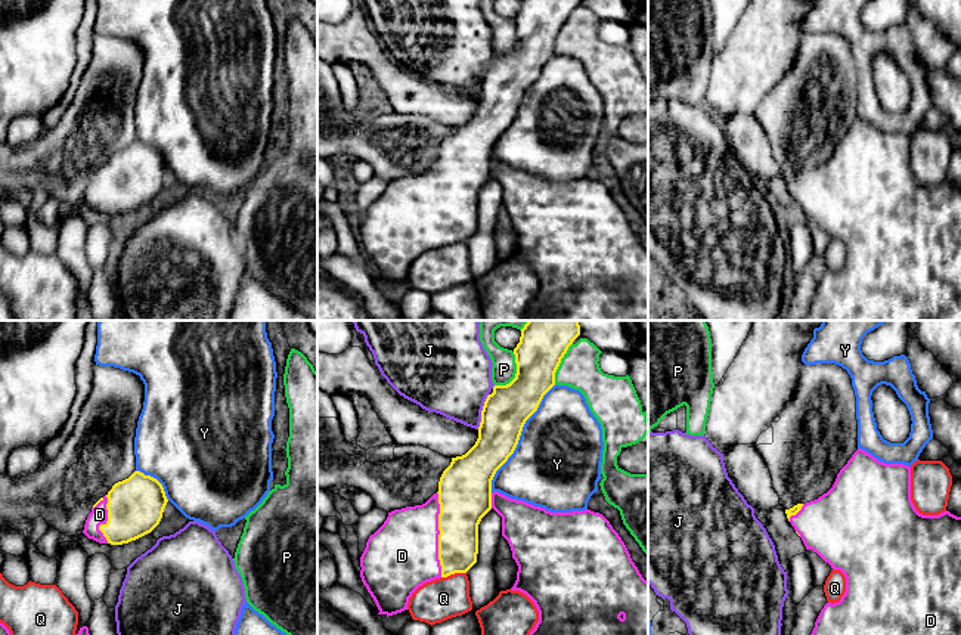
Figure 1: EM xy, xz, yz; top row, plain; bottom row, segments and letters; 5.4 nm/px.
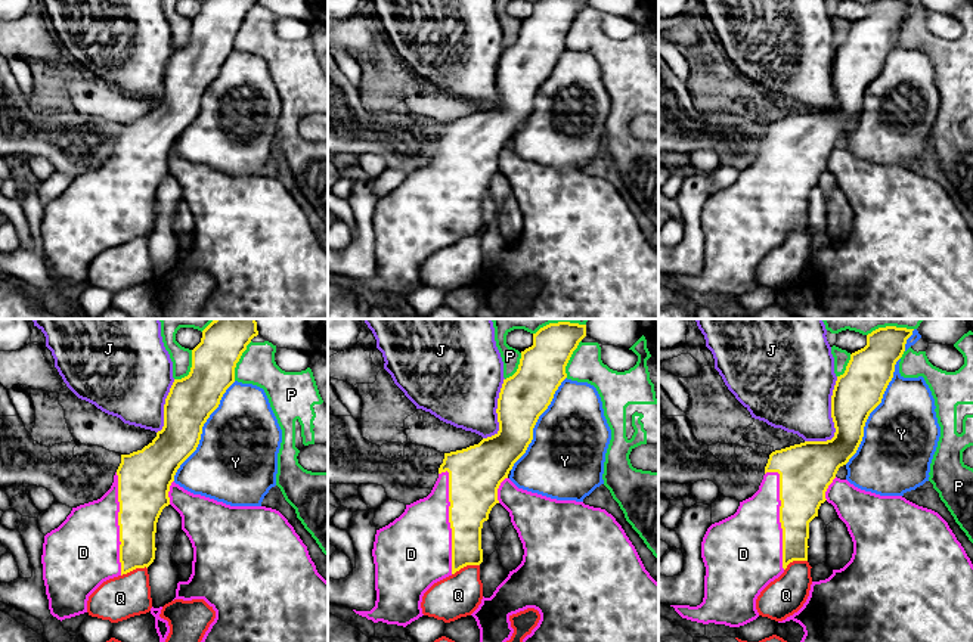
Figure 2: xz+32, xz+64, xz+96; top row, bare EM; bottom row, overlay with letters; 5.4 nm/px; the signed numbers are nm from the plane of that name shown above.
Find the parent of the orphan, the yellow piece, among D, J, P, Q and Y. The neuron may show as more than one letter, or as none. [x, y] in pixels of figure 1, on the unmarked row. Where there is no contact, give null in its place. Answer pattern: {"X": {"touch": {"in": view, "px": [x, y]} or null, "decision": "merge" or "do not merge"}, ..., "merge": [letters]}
{"D": {"touch": {"in": "xz", "px": [439, 204]}, "decision": "merge"}, "J": {"touch": {"in": "xz", "px": [481, 81]}, "decision": "do not merge"}, "P": {"touch": {"in": "xz", "px": [515, 43]}, "decision": "do not merge"}, "Q": {"touch": {"in": "xz", "px": [453, 242]}, "decision": "do not merge"}, "Y": {"touch": {"in": "xz", "px": [518, 108]}, "decision": "do not merge"}, "merge": ["D"]}

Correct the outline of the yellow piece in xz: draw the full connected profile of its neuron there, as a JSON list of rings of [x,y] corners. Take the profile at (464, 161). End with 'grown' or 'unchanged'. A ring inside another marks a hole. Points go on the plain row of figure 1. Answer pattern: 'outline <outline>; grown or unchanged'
outline [[[521,0],[520,12],[514,18],[517,32],[515,47],[506,55],[495,55],[493,62],[487,65],[481,80],[481,92],[478,96],[478,108],[475,114],[465,124],[452,127],[450,134],[443,140],[440,146],[438,161],[434,162],[425,173],[388,182],[384,193],[369,205],[366,217],[360,226],[360,247],[379,279],[378,284],[385,284],[388,286],[407,279],[409,267],[412,266],[412,263],[427,251],[447,247],[455,242],[466,242],[477,232],[478,193],[481,188],[493,177],[502,186],[502,205],[508,210],[512,220],[512,227],[518,235],[517,250],[511,258],[526,263],[534,272],[539,281],[539,291],[526,309],[523,320],[648,320],[648,251],[639,242],[638,236],[630,227],[624,211],[613,198],[610,190],[602,183],[593,182],[590,179],[551,182],[545,177],[534,176],[524,170],[511,168],[499,161],[492,159],[492,149],[496,140],[514,123],[526,90],[537,80],[543,65],[555,55],[555,41],[561,32],[561,28],[579,4],[580,0]]]; grown

